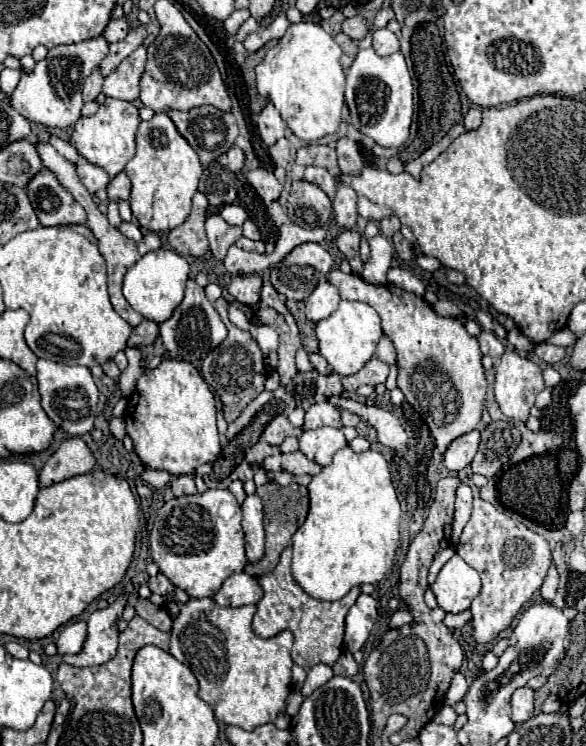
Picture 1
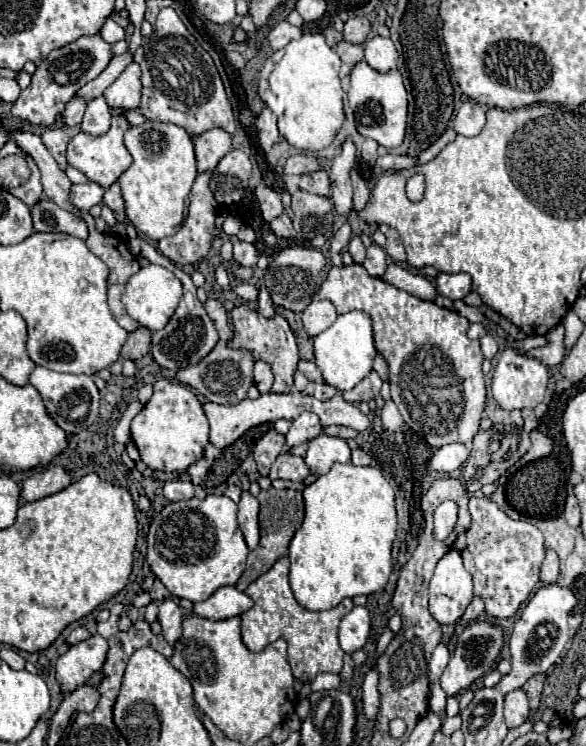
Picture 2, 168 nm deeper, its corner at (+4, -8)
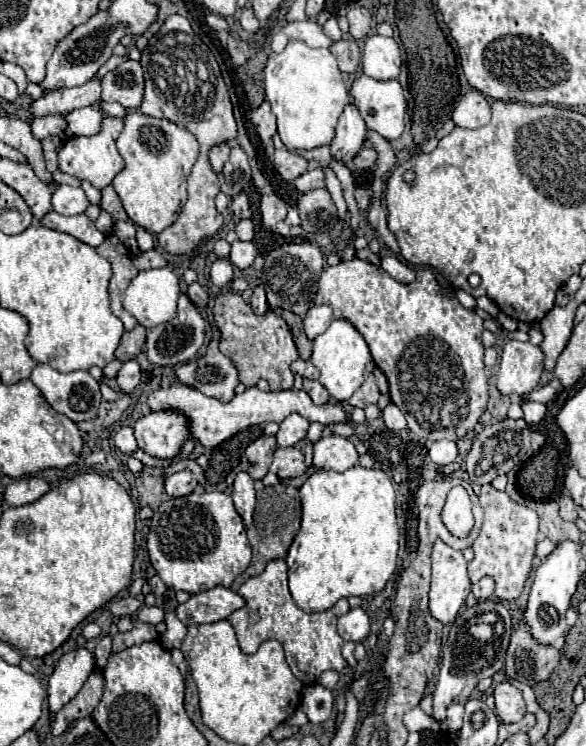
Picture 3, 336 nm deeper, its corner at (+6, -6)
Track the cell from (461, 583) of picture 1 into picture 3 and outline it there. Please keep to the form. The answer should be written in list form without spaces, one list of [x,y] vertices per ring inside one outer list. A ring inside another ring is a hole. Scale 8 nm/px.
[[[436,540],[432,550],[432,586],[430,586],[430,614],[448,624],[470,594],[470,580],[466,560],[460,550],[452,550],[442,540]]]

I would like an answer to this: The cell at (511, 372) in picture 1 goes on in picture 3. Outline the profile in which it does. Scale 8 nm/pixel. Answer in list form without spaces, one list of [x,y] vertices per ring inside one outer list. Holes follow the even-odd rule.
[[[508,340],[502,348],[500,370],[498,370],[498,392],[506,396],[530,394],[542,376],[544,354],[530,342]]]

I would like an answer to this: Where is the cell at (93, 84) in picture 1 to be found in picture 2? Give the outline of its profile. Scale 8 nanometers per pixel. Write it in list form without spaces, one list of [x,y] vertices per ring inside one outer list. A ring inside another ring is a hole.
[[[74,98],[66,104],[64,112],[60,114],[62,118],[62,126],[76,126],[82,122],[82,116],[84,116],[84,108],[86,108],[86,102],[82,98]]]

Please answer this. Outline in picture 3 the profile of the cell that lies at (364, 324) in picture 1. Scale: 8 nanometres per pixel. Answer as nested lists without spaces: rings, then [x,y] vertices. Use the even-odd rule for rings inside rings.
[[[346,318],[332,320],[328,330],[314,340],[314,352],[312,352],[310,362],[320,370],[320,378],[318,378],[320,384],[330,392],[332,398],[340,402],[348,400],[354,394],[354,390],[360,388],[366,376],[376,368],[366,340]]]

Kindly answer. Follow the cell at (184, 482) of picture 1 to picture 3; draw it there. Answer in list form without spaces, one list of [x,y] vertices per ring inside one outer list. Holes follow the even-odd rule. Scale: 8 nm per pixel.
[[[184,470],[184,472],[176,472],[172,476],[166,476],[166,492],[168,496],[172,498],[180,498],[180,496],[186,496],[194,490],[194,476],[192,472]]]

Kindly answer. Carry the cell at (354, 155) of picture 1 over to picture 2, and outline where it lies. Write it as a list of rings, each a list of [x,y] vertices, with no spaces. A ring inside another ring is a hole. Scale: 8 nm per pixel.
[[[352,170],[352,188],[354,188],[354,210],[360,212],[368,202],[370,190],[368,190],[368,184],[358,176],[356,170]]]

